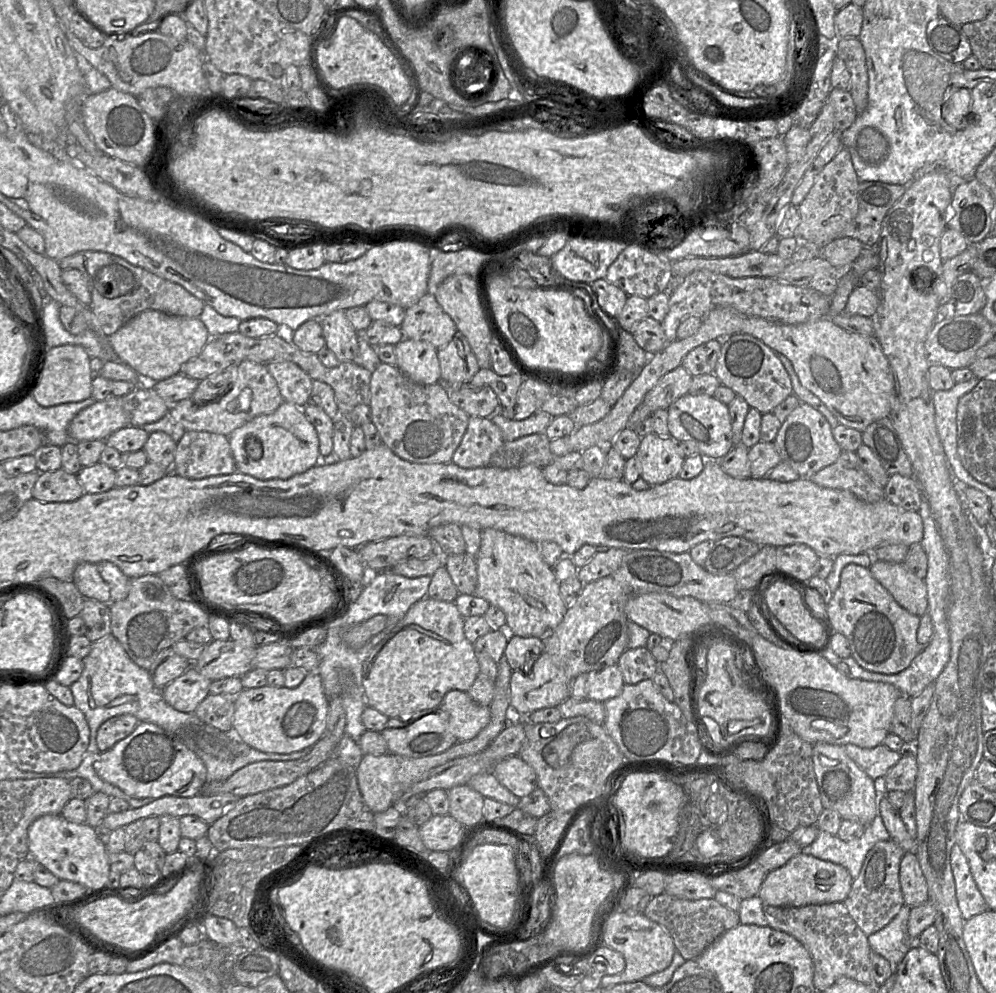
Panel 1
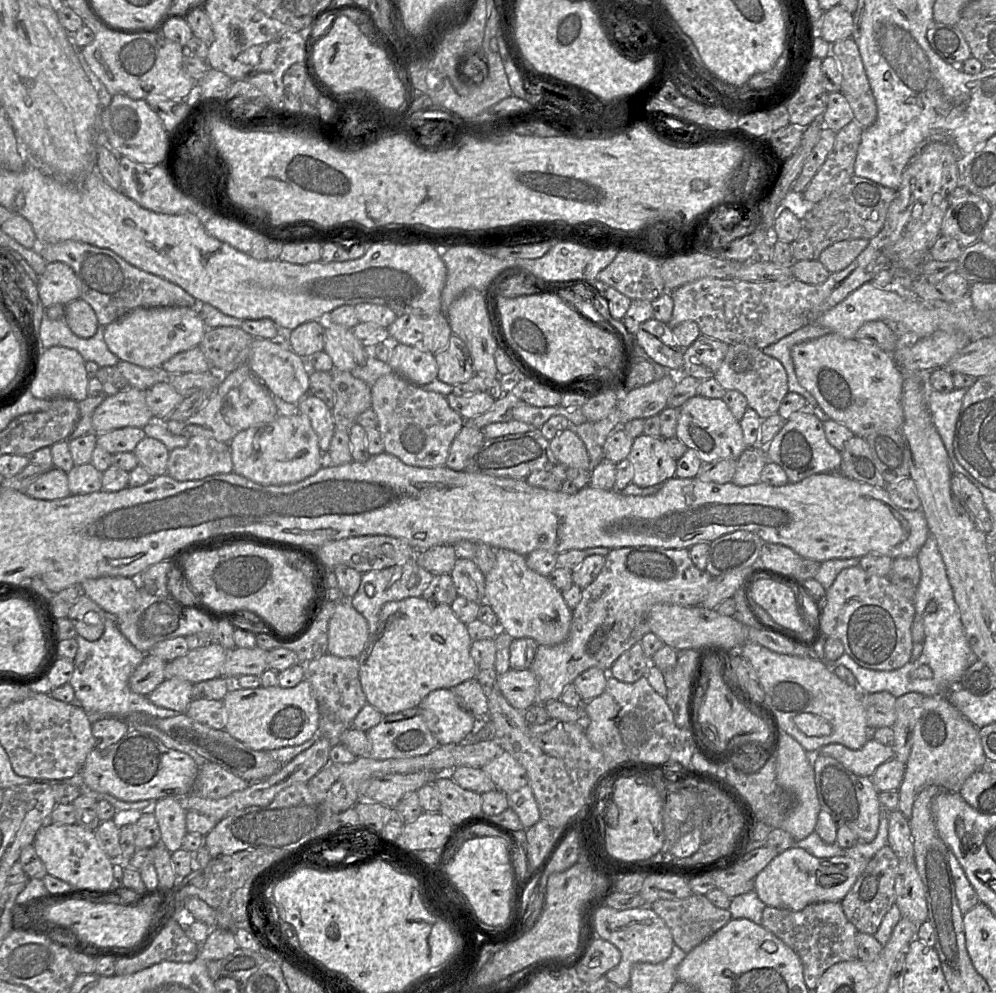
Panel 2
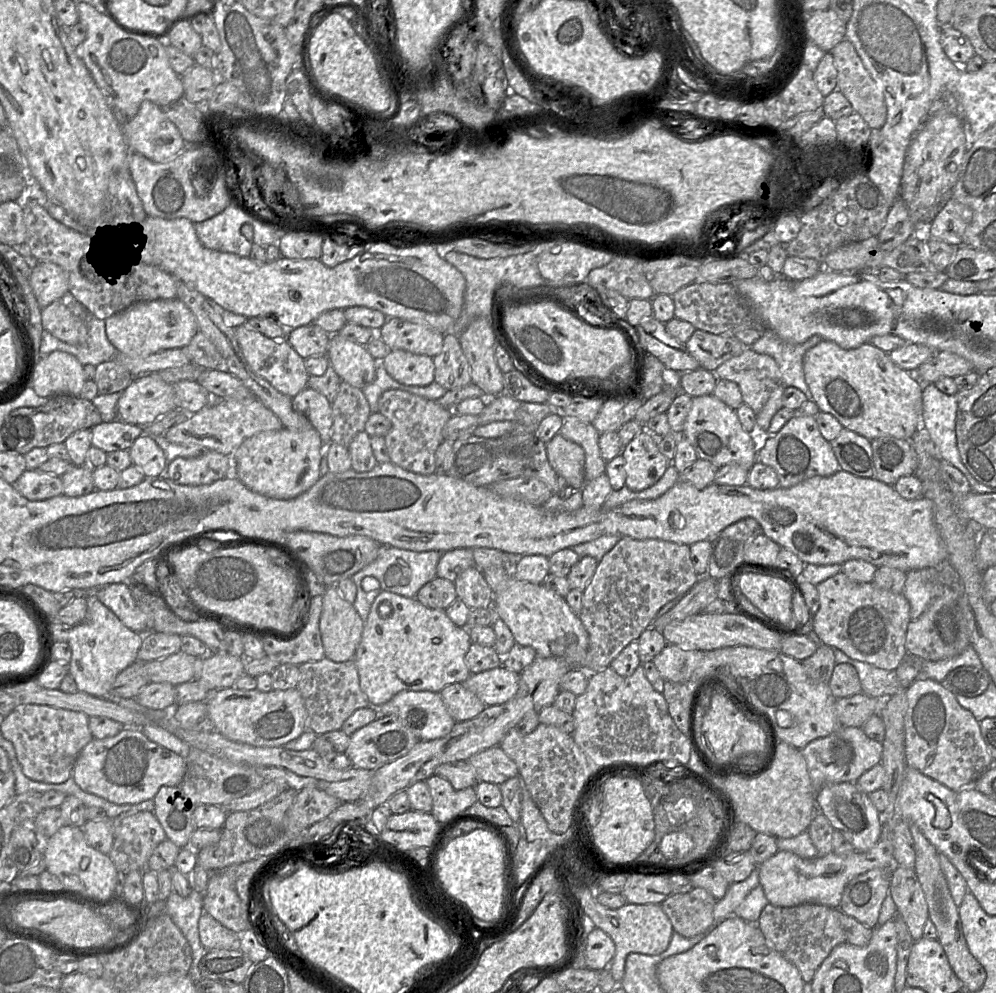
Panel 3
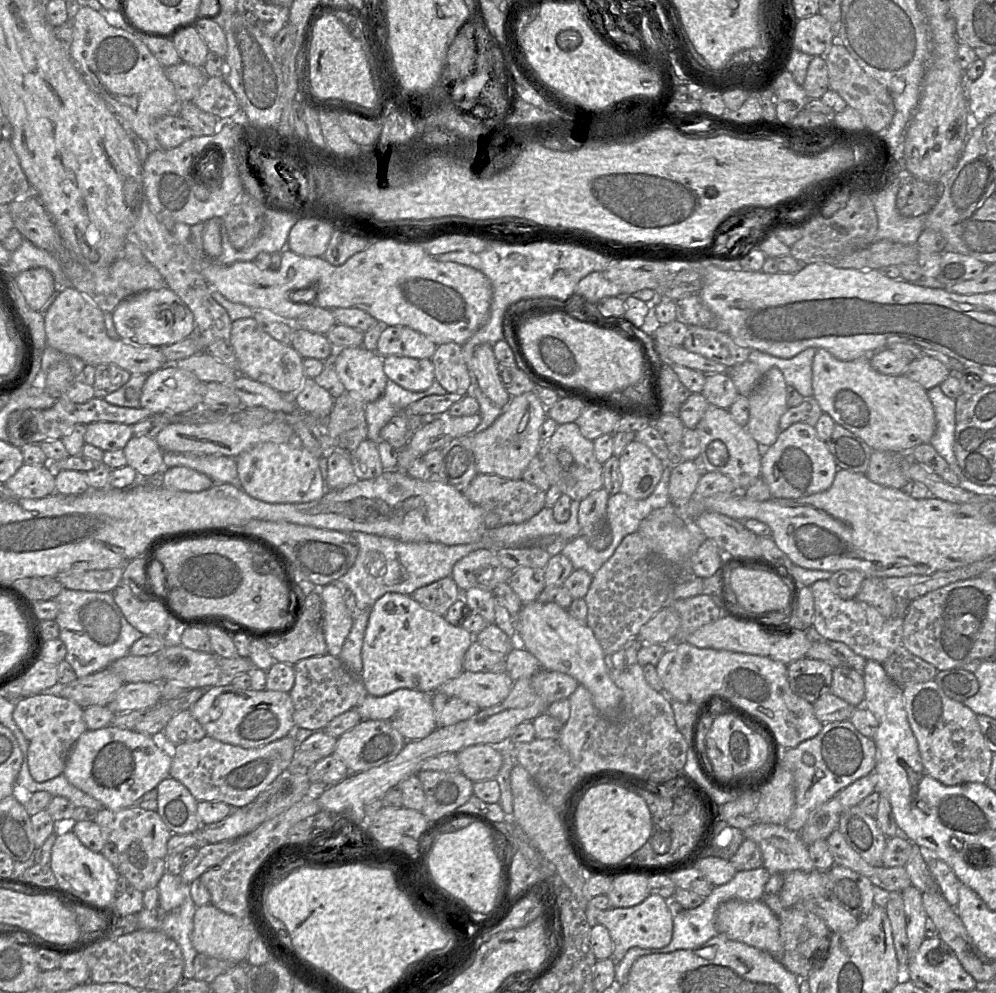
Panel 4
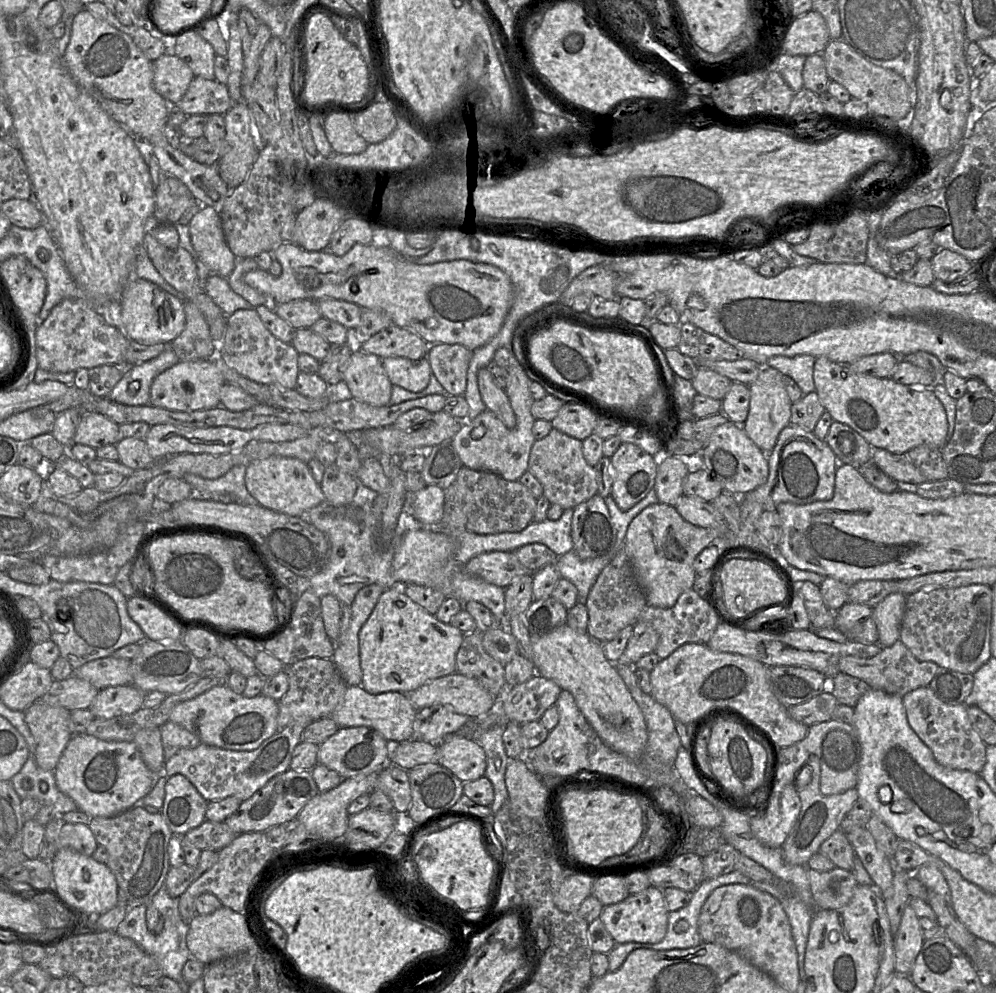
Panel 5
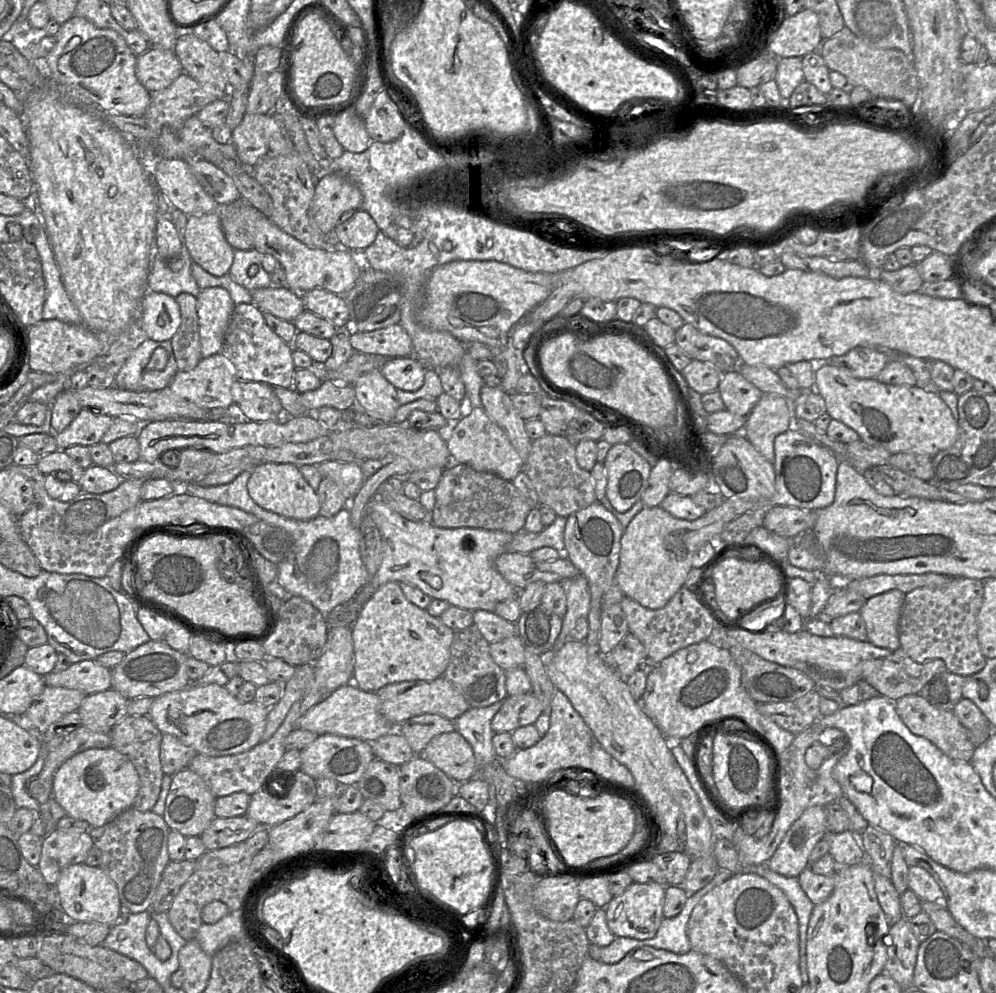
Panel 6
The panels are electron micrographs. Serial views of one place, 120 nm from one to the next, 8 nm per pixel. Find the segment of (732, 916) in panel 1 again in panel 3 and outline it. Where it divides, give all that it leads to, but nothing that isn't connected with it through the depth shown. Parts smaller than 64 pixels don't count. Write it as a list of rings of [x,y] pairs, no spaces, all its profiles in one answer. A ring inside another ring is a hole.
[[[689,893],[672,894],[660,905],[673,930],[683,937],[705,935],[716,925],[713,905],[693,898]]]

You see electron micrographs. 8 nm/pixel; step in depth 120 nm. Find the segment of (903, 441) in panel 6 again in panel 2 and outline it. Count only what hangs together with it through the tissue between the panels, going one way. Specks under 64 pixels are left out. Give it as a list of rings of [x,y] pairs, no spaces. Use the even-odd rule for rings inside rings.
[[[830,332],[819,338],[792,347],[791,356],[799,383],[817,401],[830,419],[847,427],[855,436],[866,438],[871,433],[887,429],[900,431],[904,414],[902,408],[903,371],[892,354],[858,339],[846,339]]]

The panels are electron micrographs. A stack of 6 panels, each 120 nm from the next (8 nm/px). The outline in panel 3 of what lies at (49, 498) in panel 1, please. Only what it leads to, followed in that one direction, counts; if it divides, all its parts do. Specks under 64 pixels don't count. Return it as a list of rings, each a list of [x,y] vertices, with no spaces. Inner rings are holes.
[[[27,469],[13,484],[28,500],[40,501],[63,495],[61,476],[49,474],[39,469]]]

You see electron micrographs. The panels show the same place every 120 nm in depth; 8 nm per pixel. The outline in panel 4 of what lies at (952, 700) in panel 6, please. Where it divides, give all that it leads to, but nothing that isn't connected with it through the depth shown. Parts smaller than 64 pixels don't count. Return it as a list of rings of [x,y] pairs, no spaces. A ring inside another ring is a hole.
[[[965,669],[938,671],[934,681],[947,697],[958,702],[974,696],[979,690],[976,676]]]

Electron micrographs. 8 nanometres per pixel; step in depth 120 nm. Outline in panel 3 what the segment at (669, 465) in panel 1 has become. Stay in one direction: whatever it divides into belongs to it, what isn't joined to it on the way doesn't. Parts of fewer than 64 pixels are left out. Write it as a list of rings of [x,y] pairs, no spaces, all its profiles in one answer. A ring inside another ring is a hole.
[[[645,429],[623,448],[621,455],[625,460],[625,486],[635,492],[657,483],[672,463],[659,451]]]

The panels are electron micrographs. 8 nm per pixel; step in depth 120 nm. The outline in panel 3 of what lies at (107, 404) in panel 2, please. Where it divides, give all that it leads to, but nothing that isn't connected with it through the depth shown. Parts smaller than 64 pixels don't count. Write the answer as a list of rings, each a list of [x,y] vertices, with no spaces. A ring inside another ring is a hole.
[[[158,372],[134,377],[122,391],[117,403],[117,419],[142,427],[174,410],[173,384],[165,382]]]

